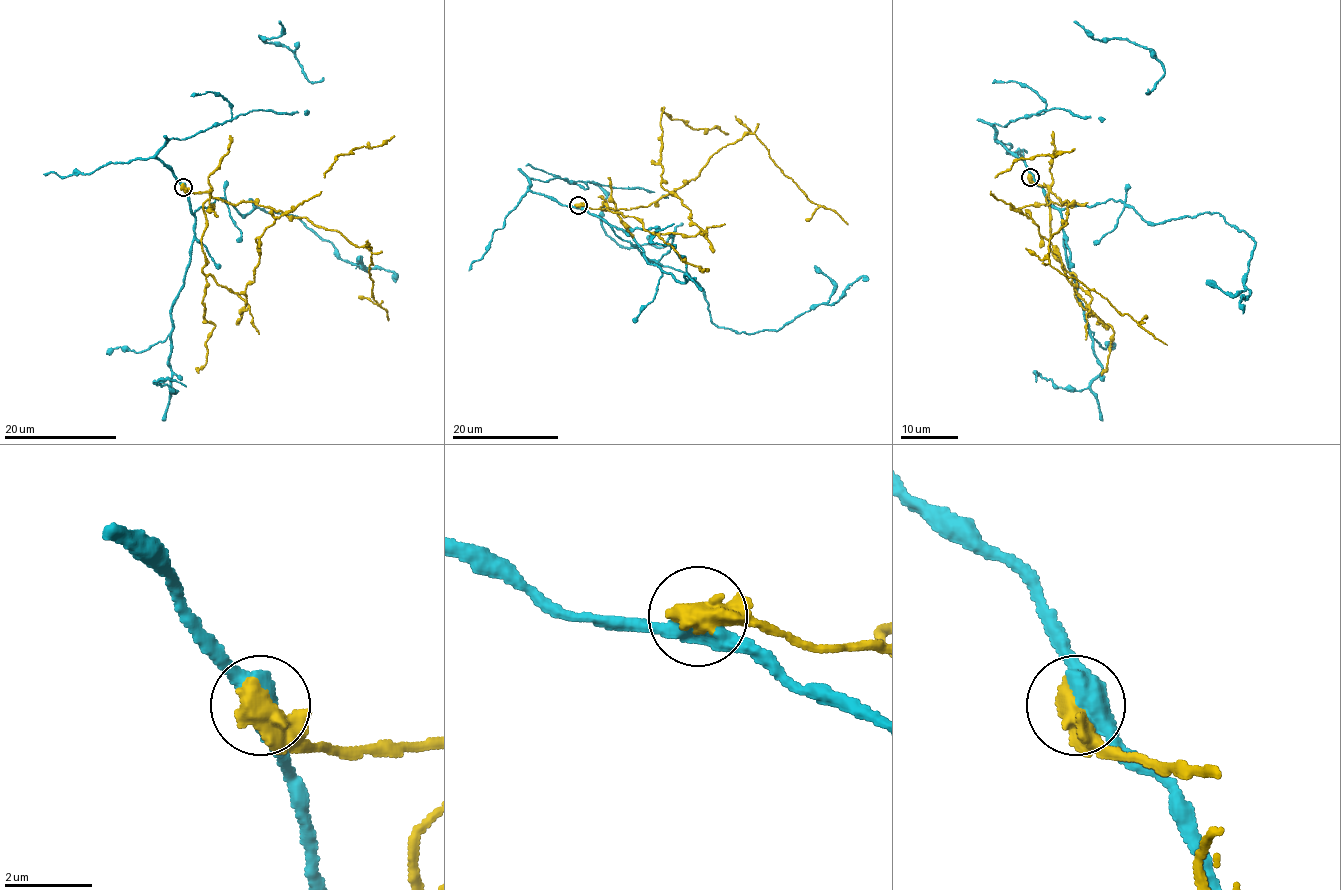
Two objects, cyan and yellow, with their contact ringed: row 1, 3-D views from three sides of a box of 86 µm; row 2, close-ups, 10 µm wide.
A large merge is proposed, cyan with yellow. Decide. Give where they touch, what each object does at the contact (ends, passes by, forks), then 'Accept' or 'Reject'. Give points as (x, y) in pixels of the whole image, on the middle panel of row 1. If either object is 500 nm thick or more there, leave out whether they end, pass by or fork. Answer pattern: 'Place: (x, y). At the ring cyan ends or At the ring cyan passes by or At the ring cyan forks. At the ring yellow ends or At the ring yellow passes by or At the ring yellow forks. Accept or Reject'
Place: (578, 205). Reject

